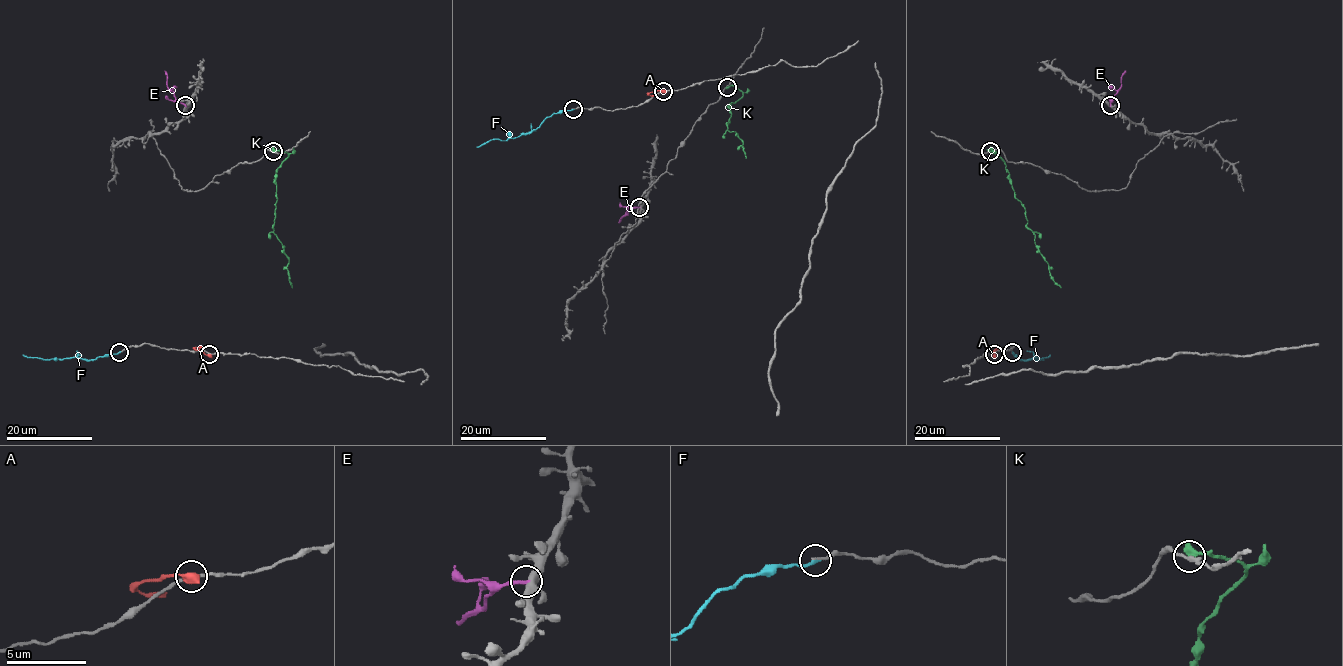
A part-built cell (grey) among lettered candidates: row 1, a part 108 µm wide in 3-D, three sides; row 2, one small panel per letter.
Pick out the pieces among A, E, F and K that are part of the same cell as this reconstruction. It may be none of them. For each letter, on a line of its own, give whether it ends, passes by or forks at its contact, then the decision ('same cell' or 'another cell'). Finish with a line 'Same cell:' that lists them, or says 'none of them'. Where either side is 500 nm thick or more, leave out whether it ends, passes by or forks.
A: another cell
E: it ends there; another cell
F: it ends there; same cell
K: it ends there; another cell
Same cell: F

